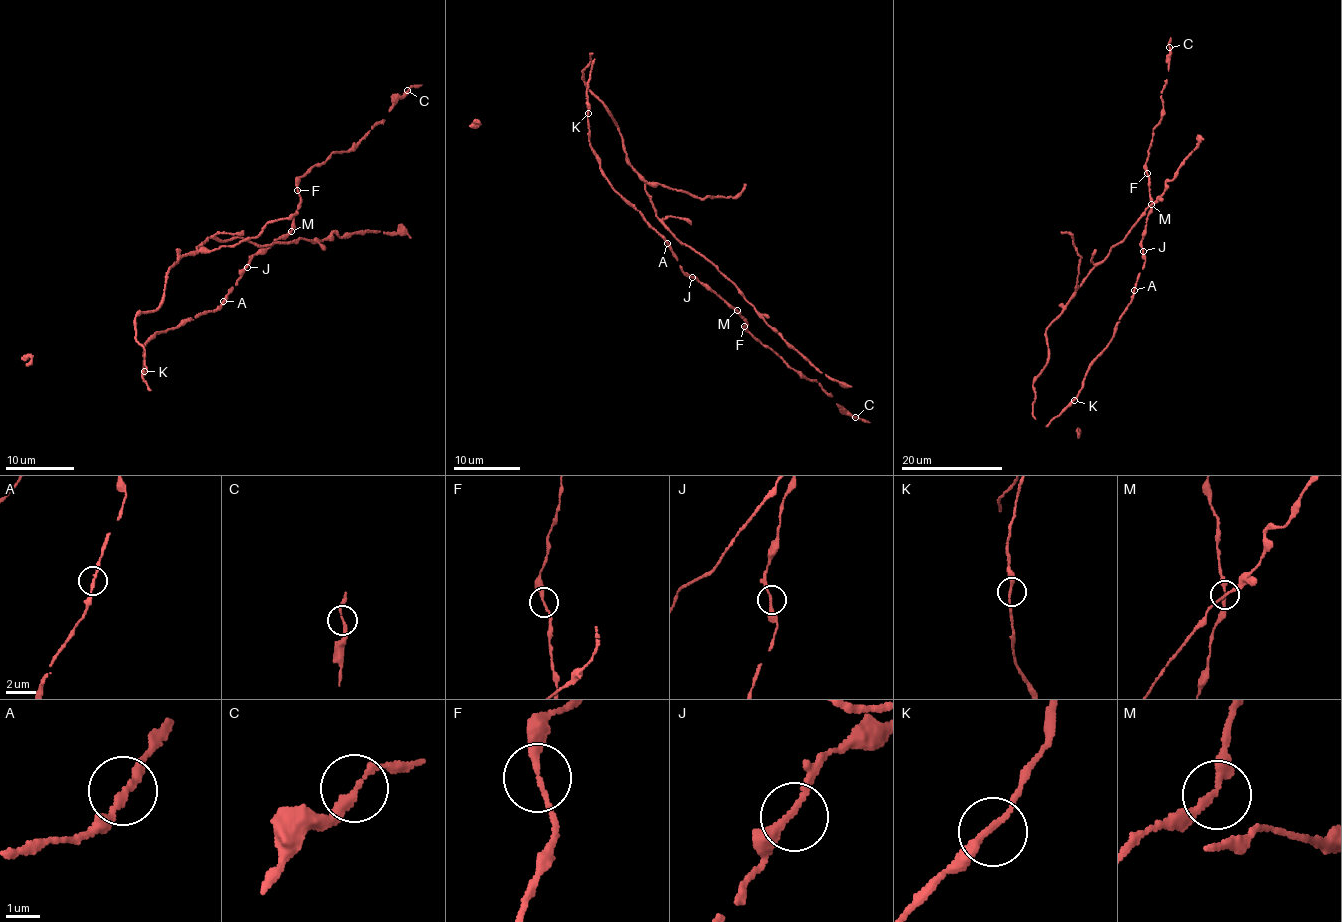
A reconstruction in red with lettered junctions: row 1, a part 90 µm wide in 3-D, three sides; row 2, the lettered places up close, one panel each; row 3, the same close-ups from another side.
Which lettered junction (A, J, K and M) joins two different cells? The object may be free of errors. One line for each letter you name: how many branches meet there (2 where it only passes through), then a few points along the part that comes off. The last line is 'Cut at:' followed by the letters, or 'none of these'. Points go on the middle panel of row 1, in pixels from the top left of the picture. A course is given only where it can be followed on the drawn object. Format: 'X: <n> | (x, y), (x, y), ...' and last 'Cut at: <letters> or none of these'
Cut at: none of these

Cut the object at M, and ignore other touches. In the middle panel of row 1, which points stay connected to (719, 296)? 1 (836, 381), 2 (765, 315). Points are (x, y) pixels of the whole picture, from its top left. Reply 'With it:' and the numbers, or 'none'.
With it: 1, 2

